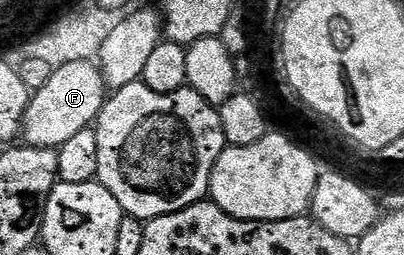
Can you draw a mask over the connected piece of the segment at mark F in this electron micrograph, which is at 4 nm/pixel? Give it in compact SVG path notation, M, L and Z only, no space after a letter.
M95 61L55 67L49 82L28 99L22 127L23 141L30 146L59 148L66 144L66 140L70 140L70 136L78 136L78 132L89 129L95 123L105 101L104 76Z

